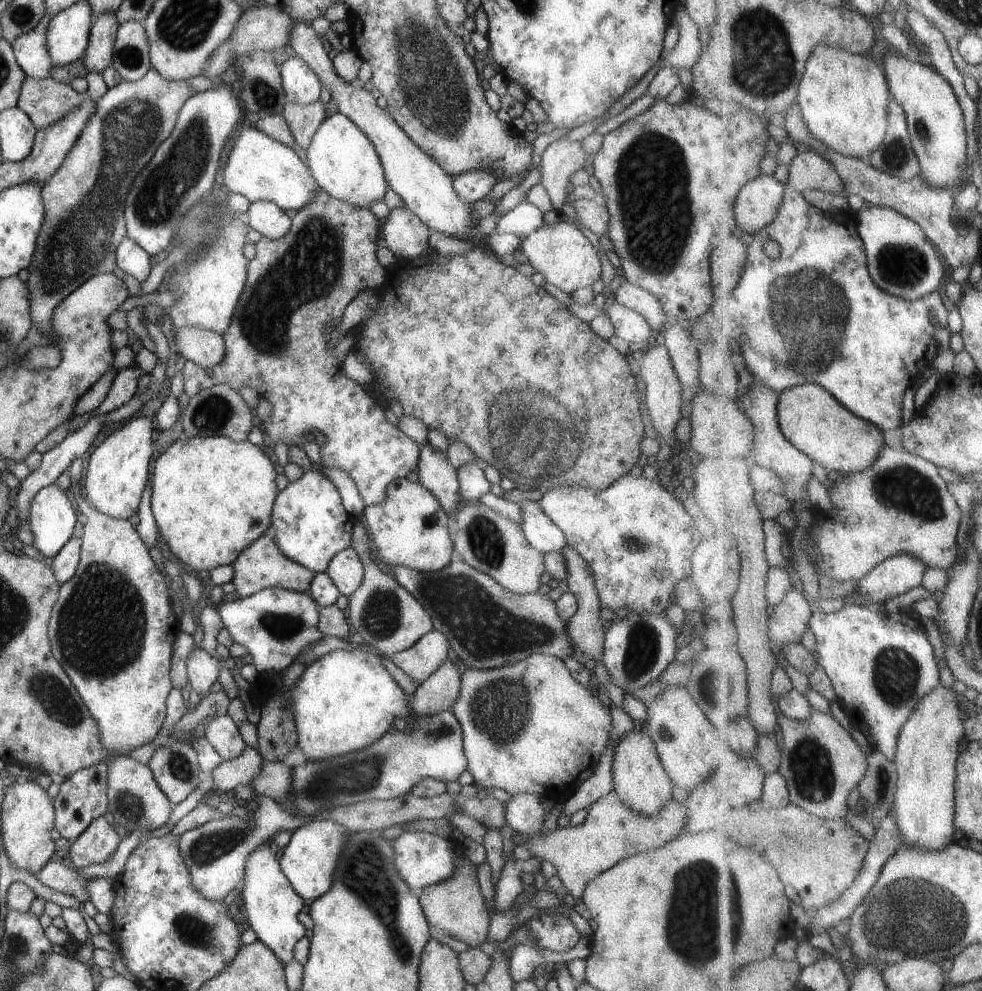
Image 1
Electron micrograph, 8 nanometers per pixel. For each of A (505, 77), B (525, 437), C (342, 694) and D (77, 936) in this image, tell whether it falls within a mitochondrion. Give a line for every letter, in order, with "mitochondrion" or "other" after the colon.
A: other
B: mitochondrion
C: other
D: other

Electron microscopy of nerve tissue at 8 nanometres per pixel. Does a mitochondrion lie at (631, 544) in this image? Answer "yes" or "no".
yes

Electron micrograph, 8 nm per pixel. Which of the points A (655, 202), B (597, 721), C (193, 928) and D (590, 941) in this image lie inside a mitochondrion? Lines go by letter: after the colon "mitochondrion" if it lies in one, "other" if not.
A: mitochondrion
B: other
C: mitochondrion
D: other

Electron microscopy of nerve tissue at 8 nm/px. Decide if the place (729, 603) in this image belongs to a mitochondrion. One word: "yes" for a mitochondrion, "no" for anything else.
no

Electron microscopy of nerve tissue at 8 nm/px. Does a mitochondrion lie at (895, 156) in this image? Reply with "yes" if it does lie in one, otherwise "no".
yes

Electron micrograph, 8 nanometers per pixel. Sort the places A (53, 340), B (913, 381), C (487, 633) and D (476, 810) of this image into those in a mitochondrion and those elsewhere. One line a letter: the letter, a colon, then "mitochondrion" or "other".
A: other
B: other
C: mitochondrion
D: other

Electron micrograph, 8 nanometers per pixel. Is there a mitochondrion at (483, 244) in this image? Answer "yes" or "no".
no

